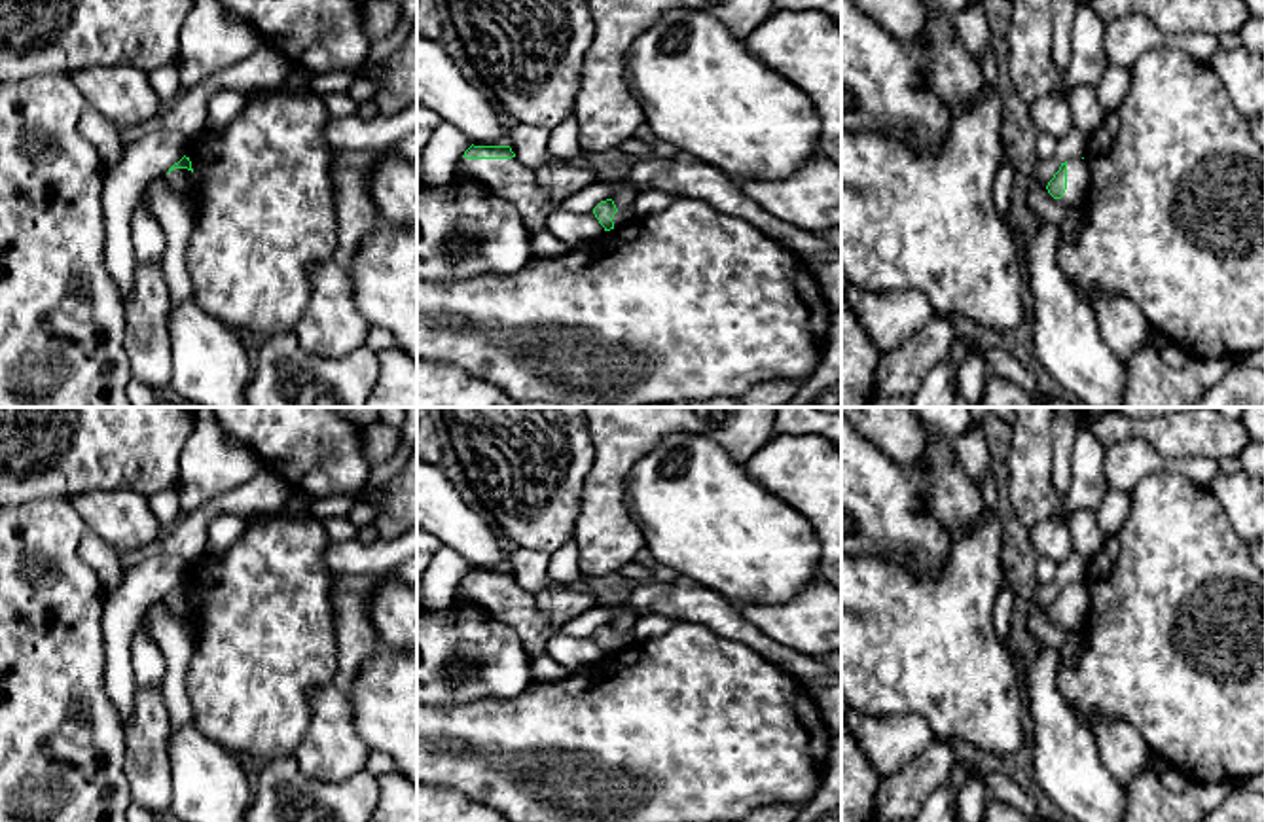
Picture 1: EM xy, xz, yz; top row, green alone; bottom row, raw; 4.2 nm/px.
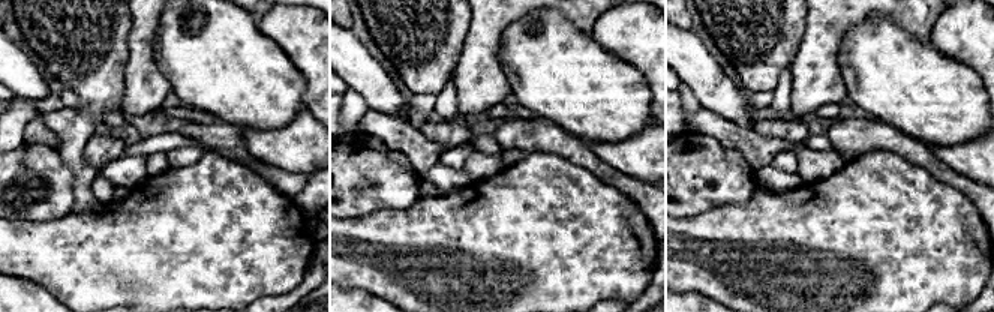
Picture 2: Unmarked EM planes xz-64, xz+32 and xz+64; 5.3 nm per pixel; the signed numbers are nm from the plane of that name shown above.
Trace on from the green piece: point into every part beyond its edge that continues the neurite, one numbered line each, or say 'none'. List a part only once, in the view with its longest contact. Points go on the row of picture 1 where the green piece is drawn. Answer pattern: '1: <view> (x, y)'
1: xz (510, 178)

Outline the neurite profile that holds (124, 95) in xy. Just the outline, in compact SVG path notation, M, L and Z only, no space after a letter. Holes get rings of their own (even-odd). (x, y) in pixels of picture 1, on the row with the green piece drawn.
M93 66L76 72L72 81L87 106L114 123L119 134L153 119L163 106L148 72L135 66Z

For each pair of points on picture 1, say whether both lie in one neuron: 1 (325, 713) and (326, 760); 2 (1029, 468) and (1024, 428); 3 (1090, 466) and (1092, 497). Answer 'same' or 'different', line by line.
1: same
2: same
3: same

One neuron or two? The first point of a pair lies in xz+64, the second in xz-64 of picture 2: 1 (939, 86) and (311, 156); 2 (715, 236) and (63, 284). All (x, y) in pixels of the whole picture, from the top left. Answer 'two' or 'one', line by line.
1: two
2: one

